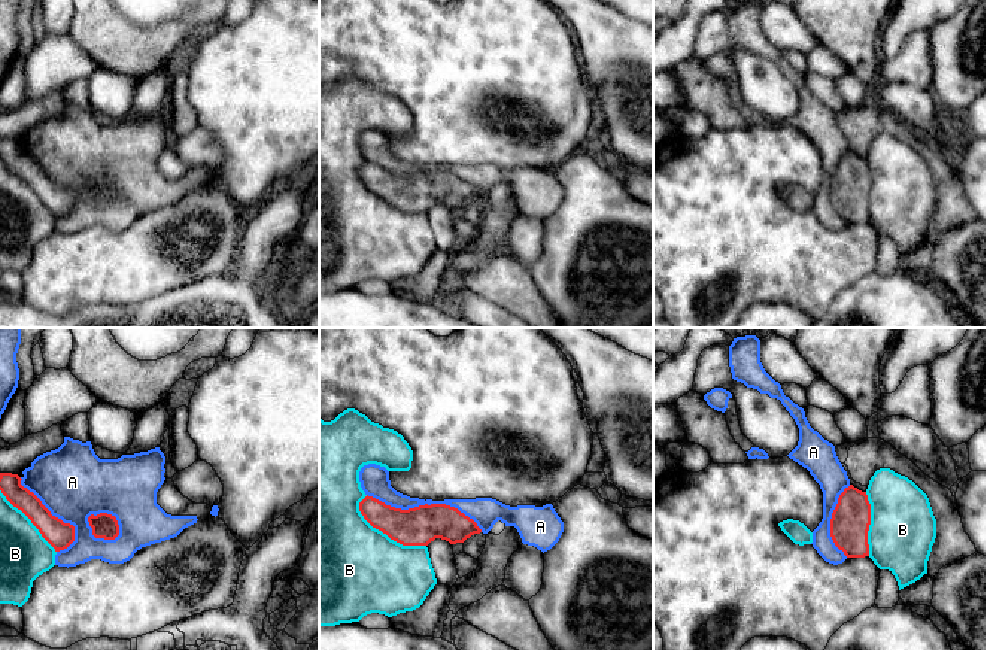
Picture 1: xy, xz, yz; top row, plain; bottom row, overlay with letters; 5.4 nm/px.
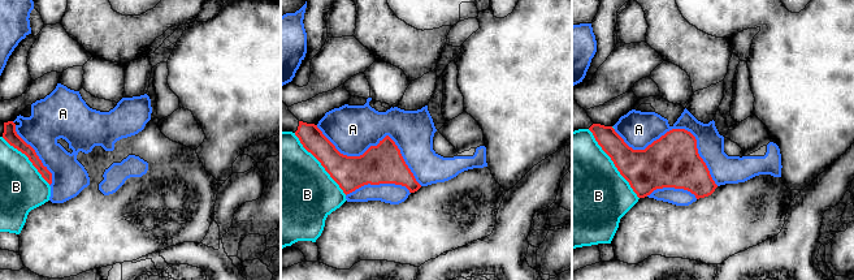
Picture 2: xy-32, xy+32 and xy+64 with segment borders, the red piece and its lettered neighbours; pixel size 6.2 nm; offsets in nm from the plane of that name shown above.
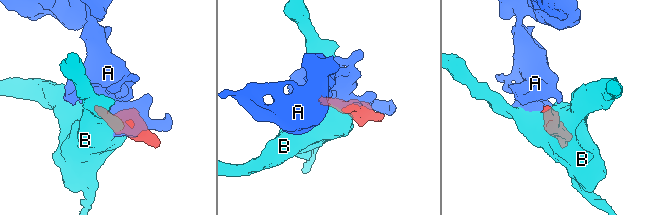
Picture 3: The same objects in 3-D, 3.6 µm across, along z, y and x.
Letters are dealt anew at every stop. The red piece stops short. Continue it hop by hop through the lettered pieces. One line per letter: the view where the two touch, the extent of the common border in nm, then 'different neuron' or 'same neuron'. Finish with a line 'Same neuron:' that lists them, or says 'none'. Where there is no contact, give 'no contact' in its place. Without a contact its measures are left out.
A: contact in xz; length 650 nm; different neuron
B: contact in xz; length 440 nm; different neuron
Same neuron: none

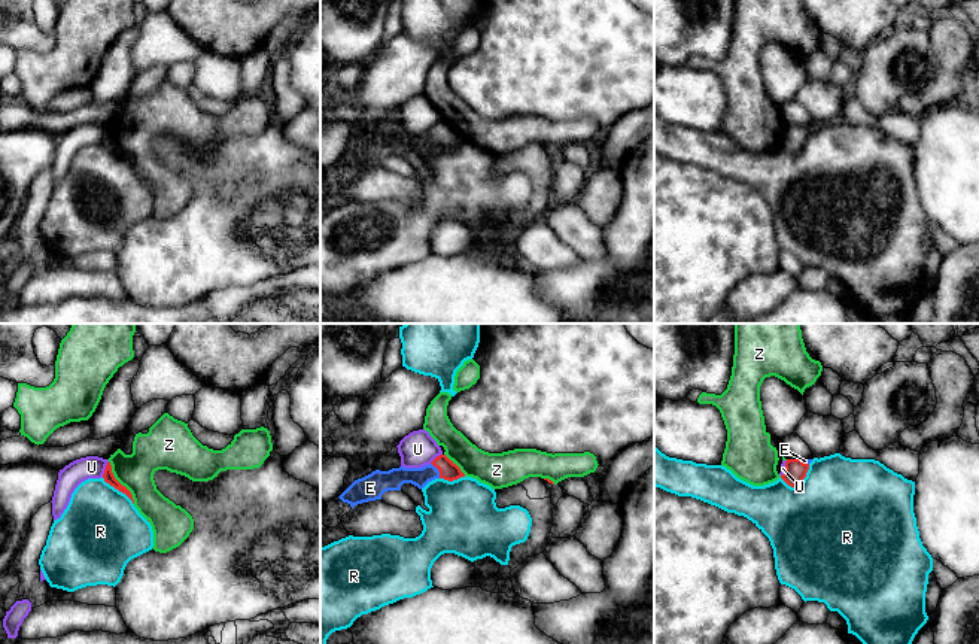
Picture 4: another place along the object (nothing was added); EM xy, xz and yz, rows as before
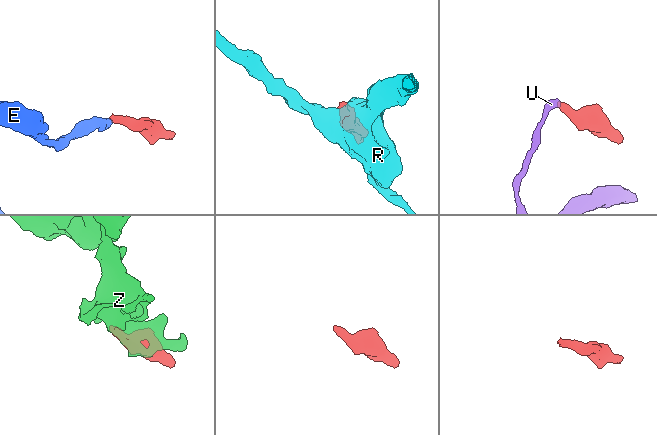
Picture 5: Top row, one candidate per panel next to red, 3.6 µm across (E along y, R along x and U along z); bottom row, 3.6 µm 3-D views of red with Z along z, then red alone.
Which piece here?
E: contact in xz; length 100 nm; same neuron
R: contact in yz; length 180 nm; different neuron
U: contact in xy; length 90 nm; different neuron
Z: contact in xy; length 280 nm; different neuron
Same neuron: E

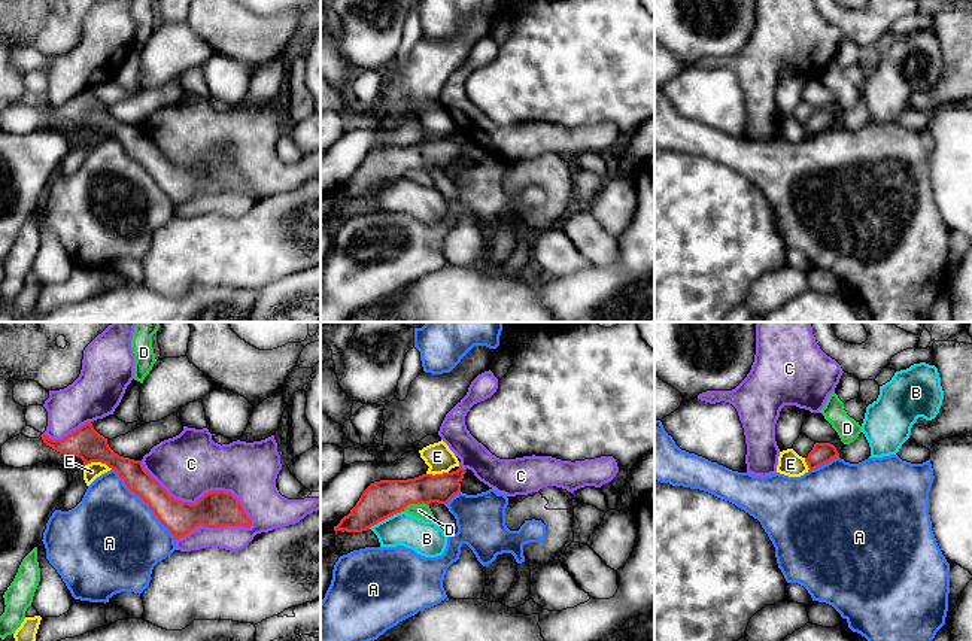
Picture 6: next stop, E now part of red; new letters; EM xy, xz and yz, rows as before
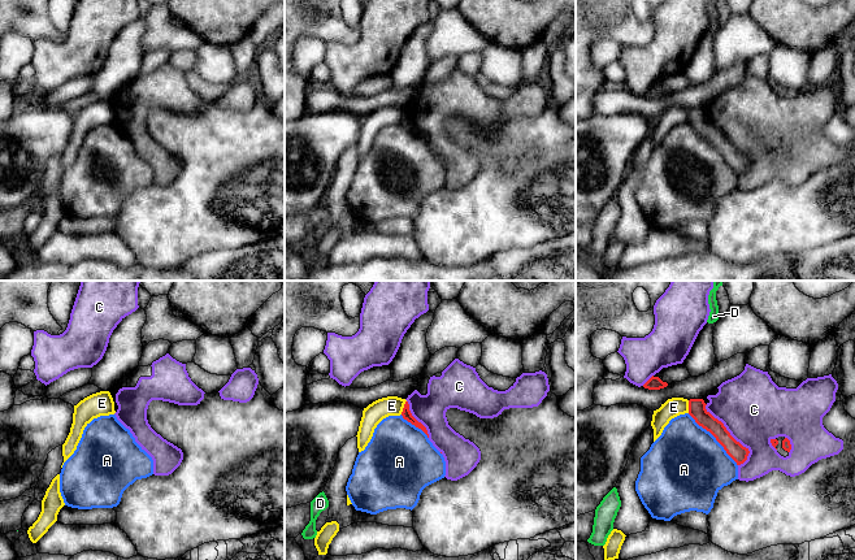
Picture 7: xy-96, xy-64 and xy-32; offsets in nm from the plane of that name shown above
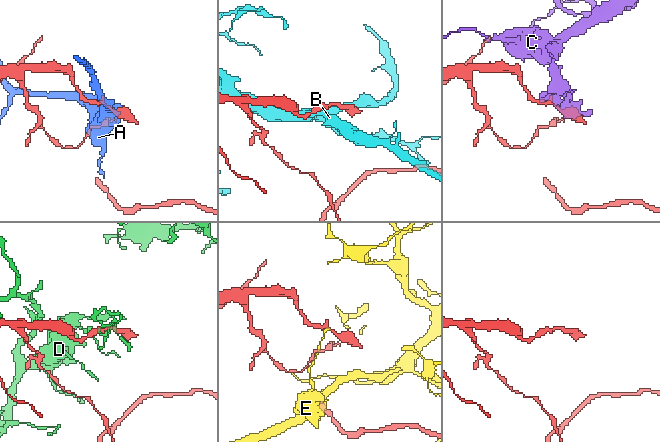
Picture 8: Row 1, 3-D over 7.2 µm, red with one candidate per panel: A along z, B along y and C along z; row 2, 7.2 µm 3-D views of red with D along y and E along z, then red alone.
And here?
A: contact in xy; length 500 nm; different neuron
B: contact in xz; length 220 nm; different neuron
C: contact in xy; length 700 nm; different neuron
D: contact in xz; length 150 nm; different neuron
E: contact in xy; length 160 nm; different neuron
Same neuron: none

